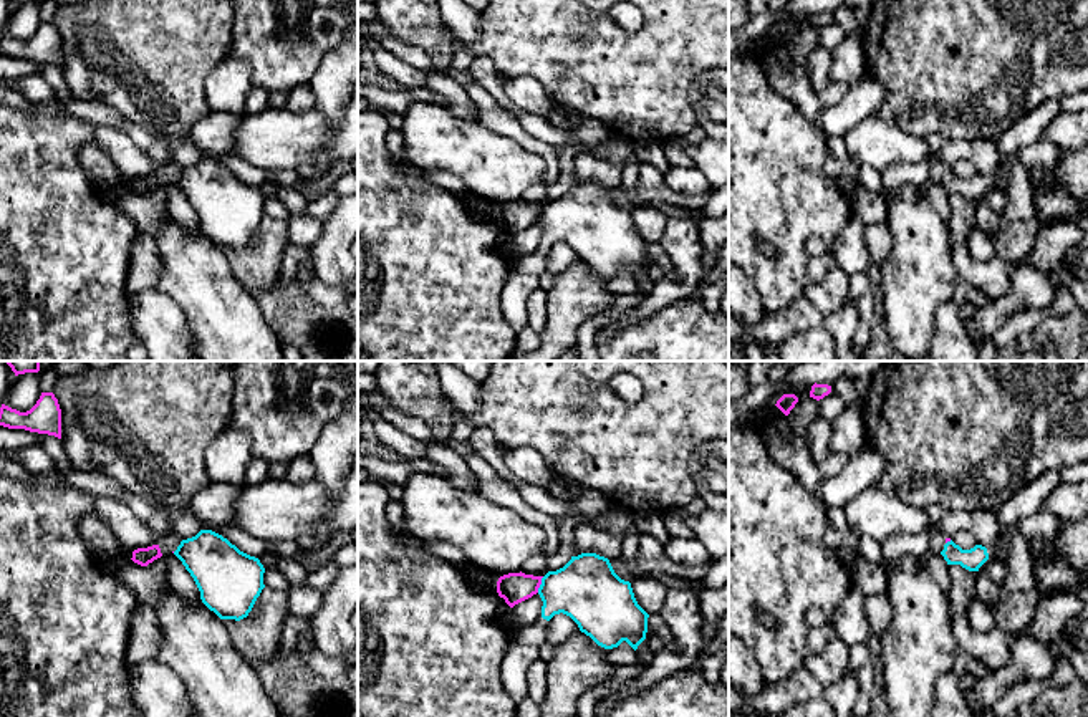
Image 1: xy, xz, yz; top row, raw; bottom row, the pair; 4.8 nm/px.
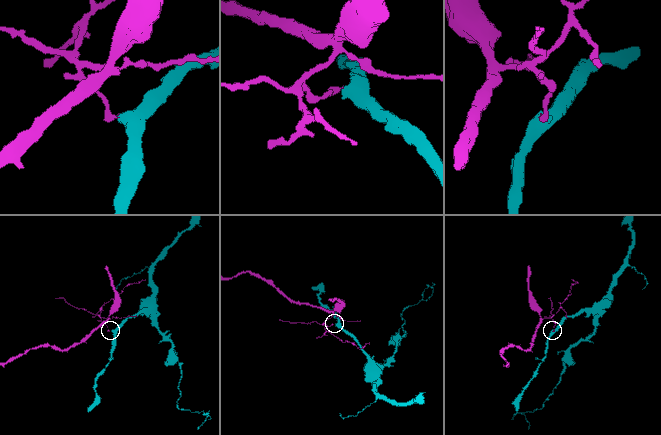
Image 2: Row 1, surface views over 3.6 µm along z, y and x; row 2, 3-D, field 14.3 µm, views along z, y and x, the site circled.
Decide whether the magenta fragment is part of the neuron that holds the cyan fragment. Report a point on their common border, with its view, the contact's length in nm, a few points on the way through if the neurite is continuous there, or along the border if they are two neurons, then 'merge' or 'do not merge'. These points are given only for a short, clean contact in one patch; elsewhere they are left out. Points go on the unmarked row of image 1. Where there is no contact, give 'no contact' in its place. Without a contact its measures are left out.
meets cyan in xz at (540, 214); contact 90 nm long; border along xz (544, 206), (537, 221); do not merge

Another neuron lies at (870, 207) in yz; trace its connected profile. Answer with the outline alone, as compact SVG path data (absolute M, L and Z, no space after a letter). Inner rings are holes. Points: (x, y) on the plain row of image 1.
M856 187L850 200L851 219L856 219L864 225L886 224L889 204L886 202L883 194Z

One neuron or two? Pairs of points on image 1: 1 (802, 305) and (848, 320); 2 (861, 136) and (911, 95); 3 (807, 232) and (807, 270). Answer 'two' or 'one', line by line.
1: one
2: two
3: one

